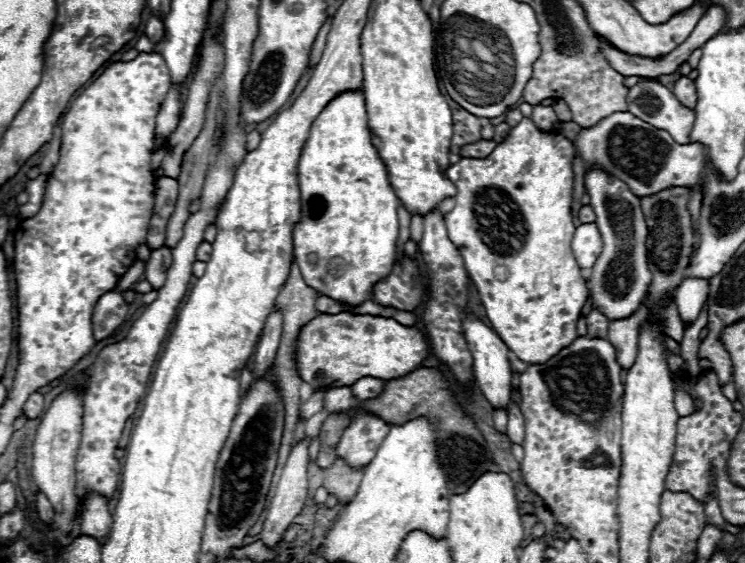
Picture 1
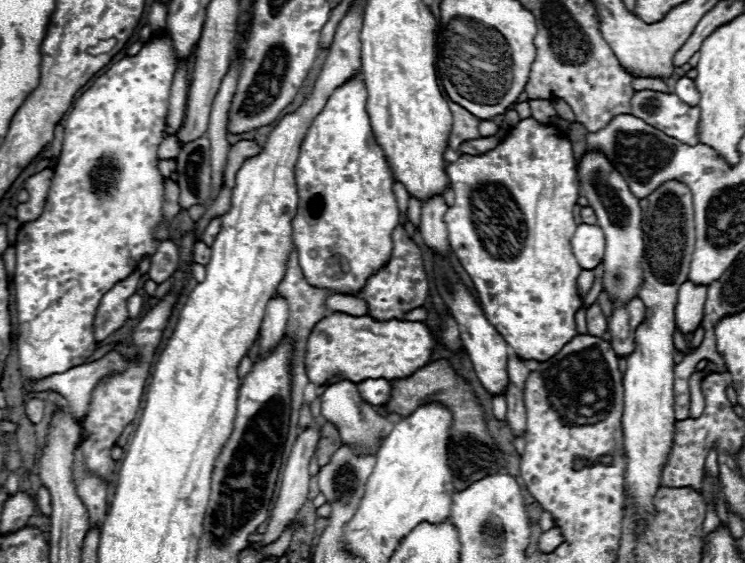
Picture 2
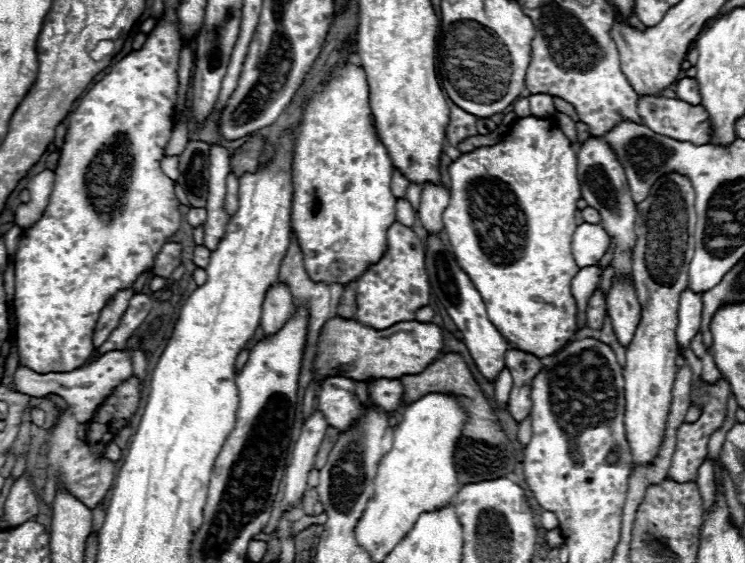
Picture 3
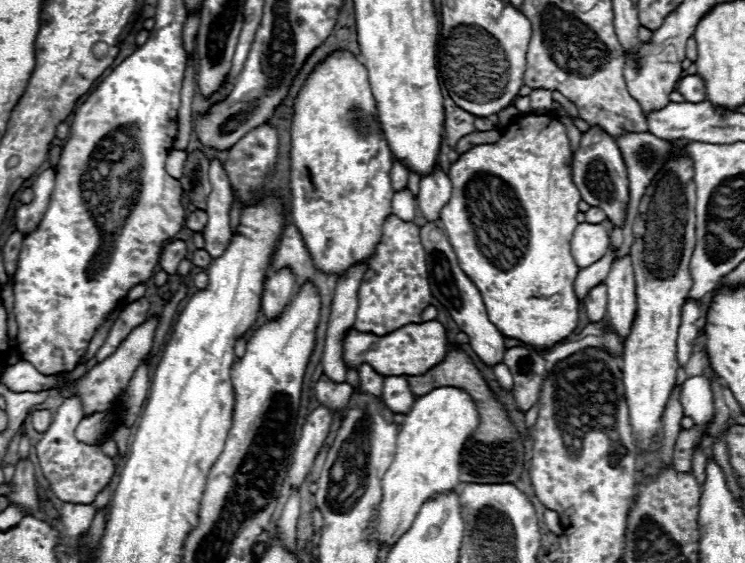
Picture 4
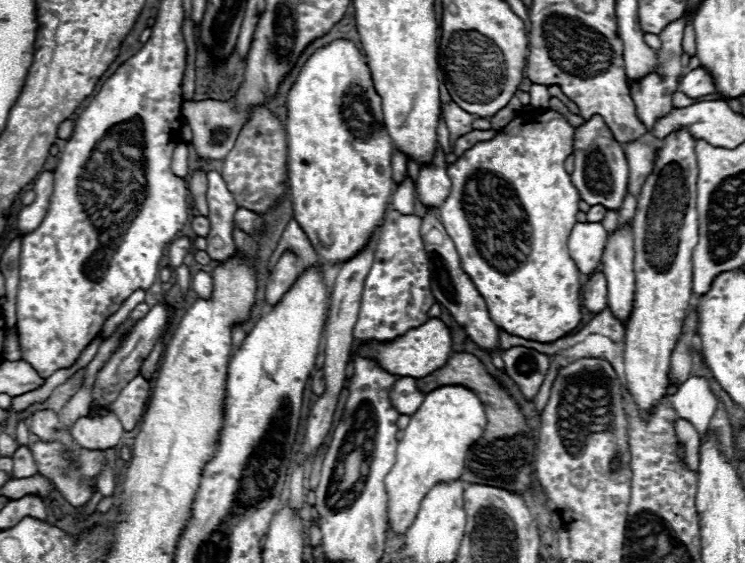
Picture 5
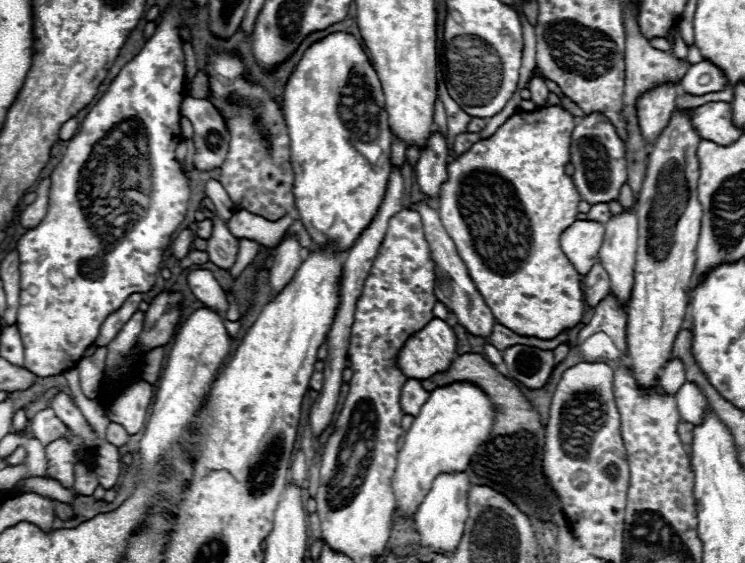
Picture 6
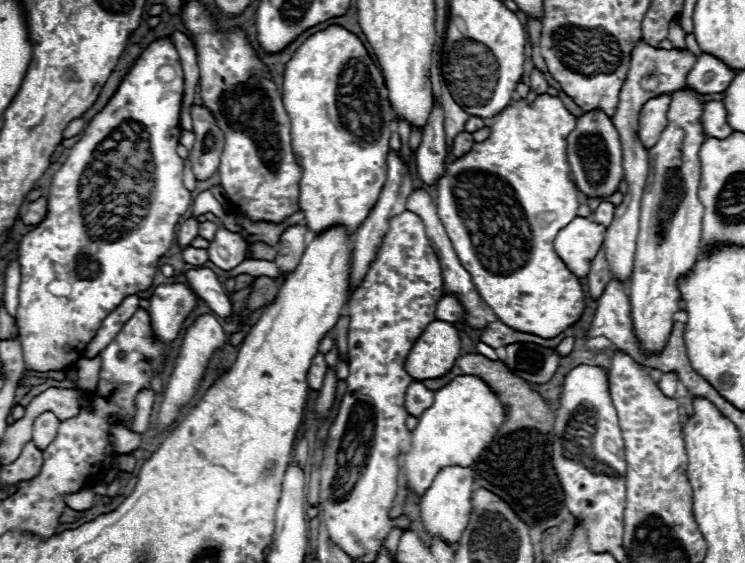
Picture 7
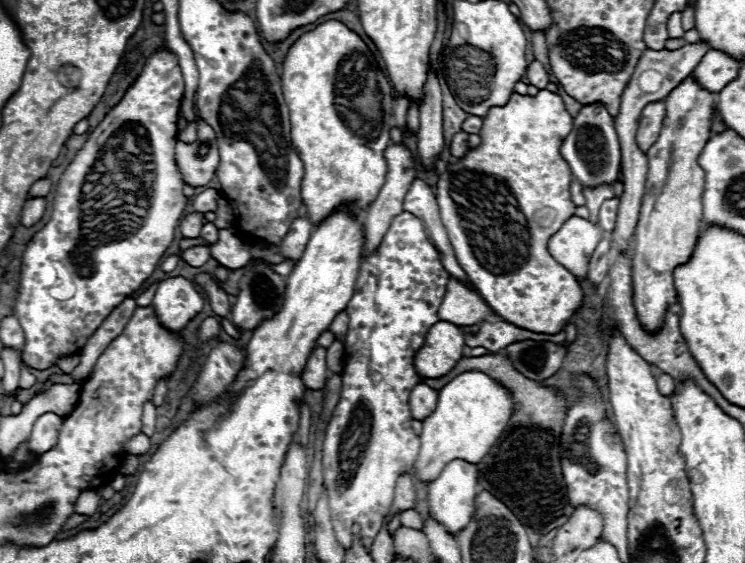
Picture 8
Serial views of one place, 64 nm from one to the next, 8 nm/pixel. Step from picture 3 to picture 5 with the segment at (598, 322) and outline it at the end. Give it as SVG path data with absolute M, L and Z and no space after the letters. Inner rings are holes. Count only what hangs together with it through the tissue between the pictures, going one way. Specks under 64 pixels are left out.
M592 276L582 288L582 304L590 314L598 314L606 308L606 276Z

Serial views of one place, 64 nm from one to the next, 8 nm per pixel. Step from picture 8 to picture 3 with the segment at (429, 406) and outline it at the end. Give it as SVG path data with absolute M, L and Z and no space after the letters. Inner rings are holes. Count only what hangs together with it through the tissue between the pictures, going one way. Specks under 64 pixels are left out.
M378 378L372 384L368 384L368 394L370 400L384 408L384 410L398 410L402 408L402 384L400 380L388 380L388 378Z

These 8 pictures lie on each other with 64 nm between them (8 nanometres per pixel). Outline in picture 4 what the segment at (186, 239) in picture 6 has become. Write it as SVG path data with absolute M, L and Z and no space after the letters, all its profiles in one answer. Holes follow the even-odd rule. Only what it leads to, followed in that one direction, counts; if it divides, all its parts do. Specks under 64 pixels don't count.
M182 240L170 242L164 246L162 254L160 254L160 268L168 274L176 274L176 268L180 264L180 260L186 258L186 244Z

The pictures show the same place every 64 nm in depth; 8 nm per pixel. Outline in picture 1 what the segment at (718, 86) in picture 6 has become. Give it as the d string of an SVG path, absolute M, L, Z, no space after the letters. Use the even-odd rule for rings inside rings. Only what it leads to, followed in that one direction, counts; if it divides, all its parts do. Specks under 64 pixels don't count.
M682 76L676 84L674 84L674 96L680 100L680 104L684 104L686 108L694 110L696 106L696 100L698 100L698 94L696 94L696 86L694 86L694 80Z

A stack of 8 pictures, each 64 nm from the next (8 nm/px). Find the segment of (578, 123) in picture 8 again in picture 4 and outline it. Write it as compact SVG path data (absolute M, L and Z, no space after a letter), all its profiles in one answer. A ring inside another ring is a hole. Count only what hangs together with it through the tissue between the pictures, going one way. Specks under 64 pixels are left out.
M596 126L582 134L580 148L574 152L574 184L578 186L584 202L588 202L590 206L596 204L596 208L600 208L614 226L624 226L630 200L626 164L614 138Z

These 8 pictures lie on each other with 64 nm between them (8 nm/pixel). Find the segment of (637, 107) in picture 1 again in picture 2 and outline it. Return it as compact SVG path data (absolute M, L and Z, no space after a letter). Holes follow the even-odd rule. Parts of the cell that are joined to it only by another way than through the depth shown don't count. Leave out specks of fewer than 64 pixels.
M636 90L632 96L632 114L664 134L680 140L682 144L698 144L696 126L700 120L700 108L684 104L676 94Z

